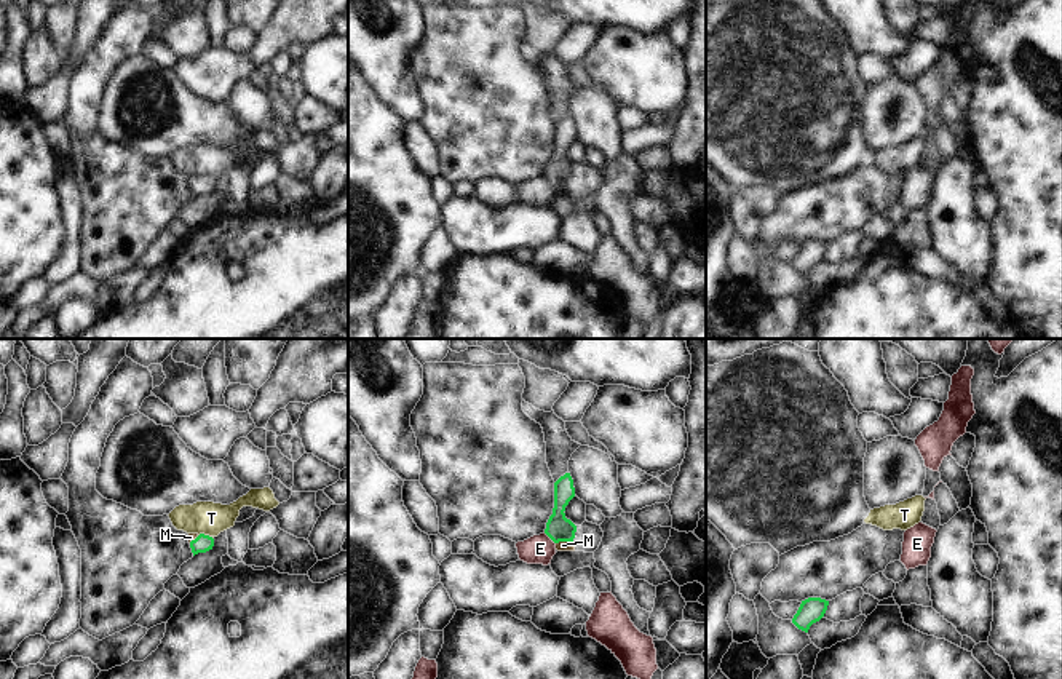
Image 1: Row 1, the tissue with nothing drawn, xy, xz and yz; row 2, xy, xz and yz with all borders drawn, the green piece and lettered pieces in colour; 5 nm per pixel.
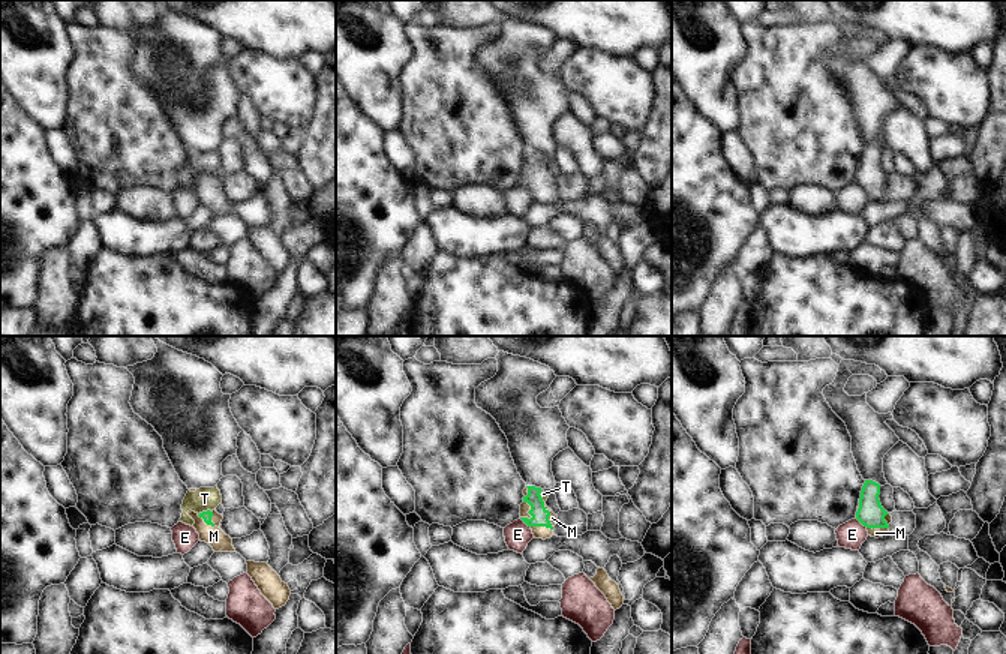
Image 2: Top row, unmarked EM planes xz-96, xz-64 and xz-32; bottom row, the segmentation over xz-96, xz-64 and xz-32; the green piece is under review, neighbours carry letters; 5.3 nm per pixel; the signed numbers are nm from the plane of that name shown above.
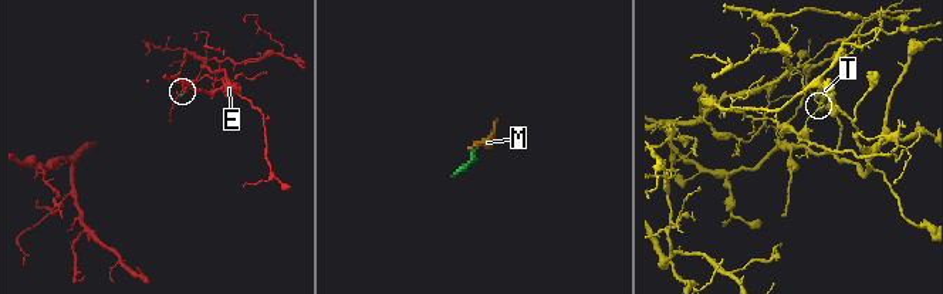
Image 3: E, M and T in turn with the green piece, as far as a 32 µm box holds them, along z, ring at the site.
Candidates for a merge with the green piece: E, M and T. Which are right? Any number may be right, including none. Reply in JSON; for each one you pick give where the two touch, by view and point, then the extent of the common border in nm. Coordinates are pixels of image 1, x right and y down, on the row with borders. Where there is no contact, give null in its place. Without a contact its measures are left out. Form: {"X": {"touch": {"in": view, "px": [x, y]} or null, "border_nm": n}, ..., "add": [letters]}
{"M": {"touch": {"in": "xz", "px": [564, 540]}, "border_nm": 90}, "add": ["M"]}

